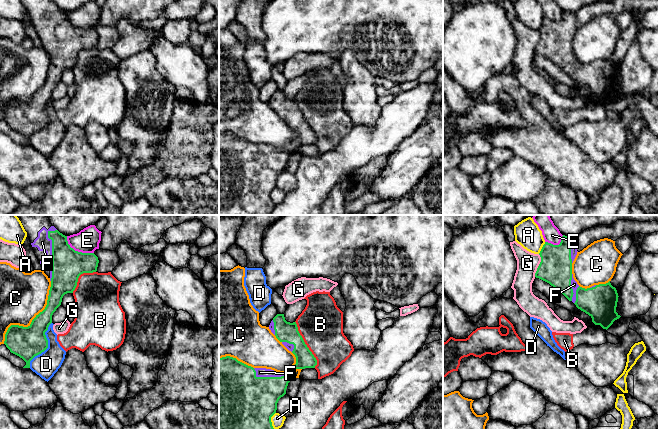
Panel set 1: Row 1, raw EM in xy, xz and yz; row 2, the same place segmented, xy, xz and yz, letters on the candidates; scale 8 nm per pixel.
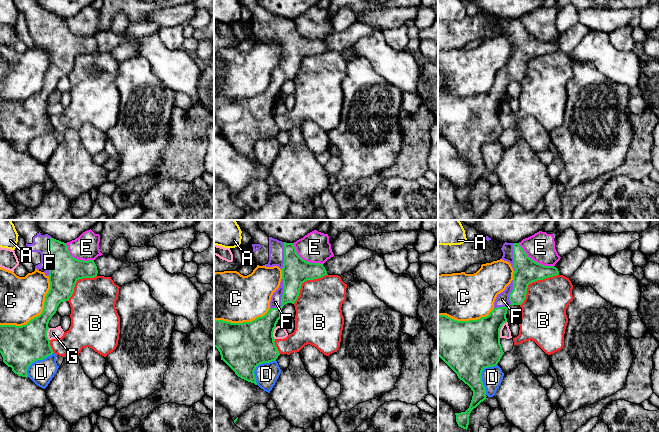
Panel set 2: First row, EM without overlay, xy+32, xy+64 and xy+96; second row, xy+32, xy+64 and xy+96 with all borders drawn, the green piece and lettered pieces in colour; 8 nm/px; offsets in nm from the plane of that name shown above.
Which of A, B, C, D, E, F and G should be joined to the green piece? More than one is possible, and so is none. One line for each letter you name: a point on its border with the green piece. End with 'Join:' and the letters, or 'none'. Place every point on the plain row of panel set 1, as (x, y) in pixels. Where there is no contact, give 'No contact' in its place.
F: Touches green at xy (52, 28)
Join: F

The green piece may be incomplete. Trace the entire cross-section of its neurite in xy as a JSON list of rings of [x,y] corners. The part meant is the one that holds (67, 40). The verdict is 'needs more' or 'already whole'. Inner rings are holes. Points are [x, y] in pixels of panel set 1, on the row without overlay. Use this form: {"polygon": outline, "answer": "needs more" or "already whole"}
{"polygon": [[[52,0],[22,1],[27,8],[36,33],[43,42],[44,49],[51,57],[45,85],[36,91],[28,103],[11,101],[5,110],[4,120],[6,123],[11,129],[26,138],[23,144],[30,144],[30,137],[48,124],[45,108],[52,99],[52,91],[61,81],[63,72],[67,69],[73,69],[81,50],[96,48],[99,36],[94,29],[82,29],[71,24],[68,20],[67,12],[60,9]]], "answer": "needs more"}

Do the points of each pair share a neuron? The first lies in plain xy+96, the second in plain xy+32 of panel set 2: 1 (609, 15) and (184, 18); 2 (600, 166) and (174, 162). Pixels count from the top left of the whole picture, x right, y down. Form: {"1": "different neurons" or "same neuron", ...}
{"1": "same neuron", "2": "different neurons"}

